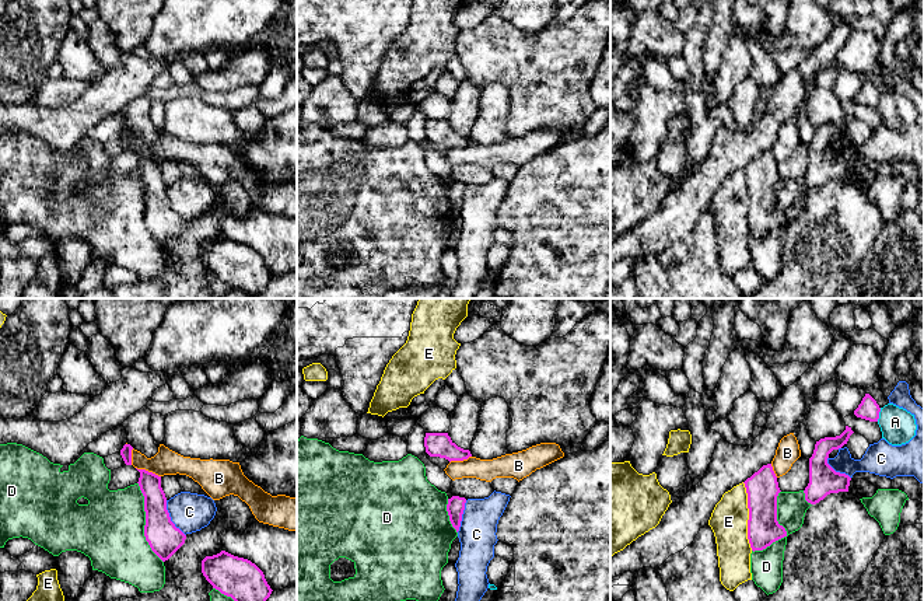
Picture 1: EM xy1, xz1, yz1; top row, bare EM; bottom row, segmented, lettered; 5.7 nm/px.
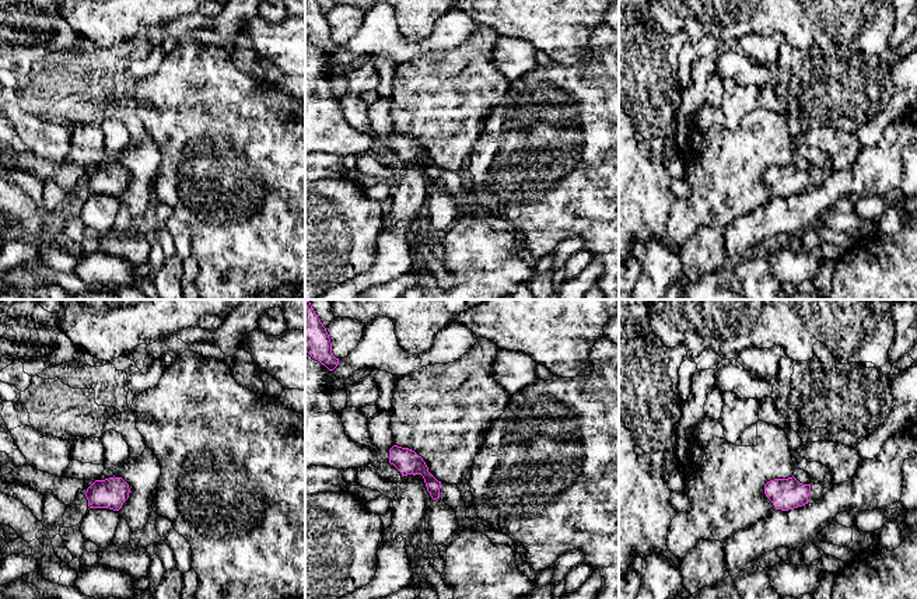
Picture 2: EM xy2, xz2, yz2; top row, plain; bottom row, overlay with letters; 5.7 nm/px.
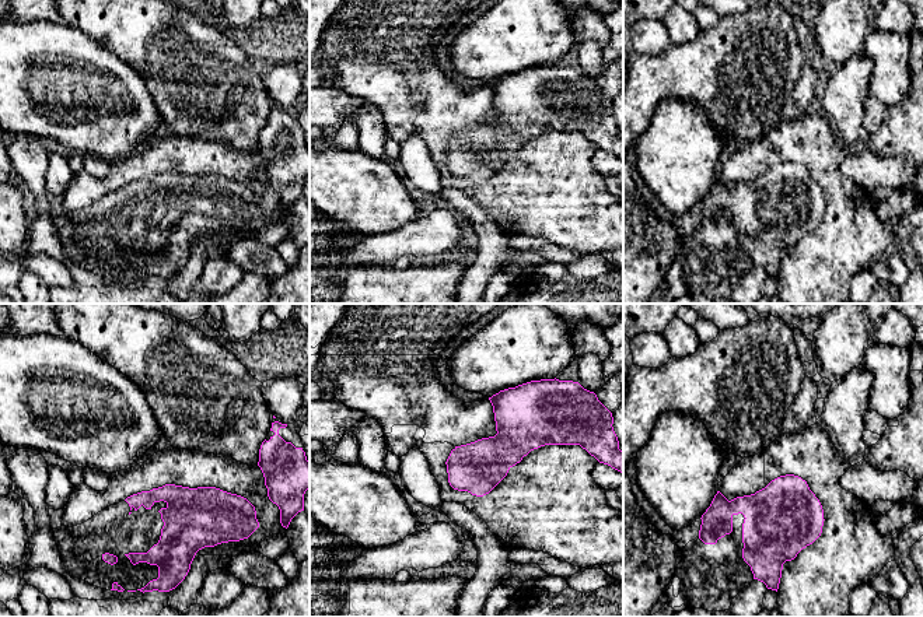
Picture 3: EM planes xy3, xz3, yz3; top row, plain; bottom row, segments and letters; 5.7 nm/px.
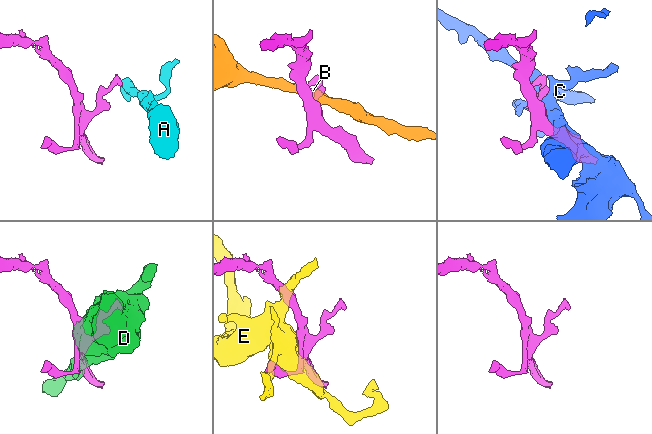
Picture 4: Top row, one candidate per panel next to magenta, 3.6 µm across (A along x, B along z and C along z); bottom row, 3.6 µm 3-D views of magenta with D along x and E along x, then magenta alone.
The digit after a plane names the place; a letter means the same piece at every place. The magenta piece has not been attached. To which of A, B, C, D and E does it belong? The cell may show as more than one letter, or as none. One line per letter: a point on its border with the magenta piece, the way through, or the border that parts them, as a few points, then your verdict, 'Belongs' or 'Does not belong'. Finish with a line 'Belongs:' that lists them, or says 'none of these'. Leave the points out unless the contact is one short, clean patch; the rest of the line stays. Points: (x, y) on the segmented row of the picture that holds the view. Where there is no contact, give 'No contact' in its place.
A: Touches magenta at yz1 (878, 415). Boundary: yz1 (881, 408), (877, 420). Does not belong
B: Touches magenta at xy1 (147, 471). Boundary: xy1 (136, 467), (160, 477). Does not belong
C: Touches magenta at xy1 (170, 519). Does not belong
D: Touches magenta at yz1 (784, 528). Does not belong
E: Touches magenta at yz1 (749, 516). Does not belong
Belongs: none of these

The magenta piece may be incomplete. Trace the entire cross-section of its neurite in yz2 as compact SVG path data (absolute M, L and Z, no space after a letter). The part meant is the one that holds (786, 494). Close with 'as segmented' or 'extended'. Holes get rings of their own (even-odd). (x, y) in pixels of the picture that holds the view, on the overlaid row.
M794 476L774 479L764 484L764 494L776 509L788 511L808 504L811 484L799 483Z; as segmented

